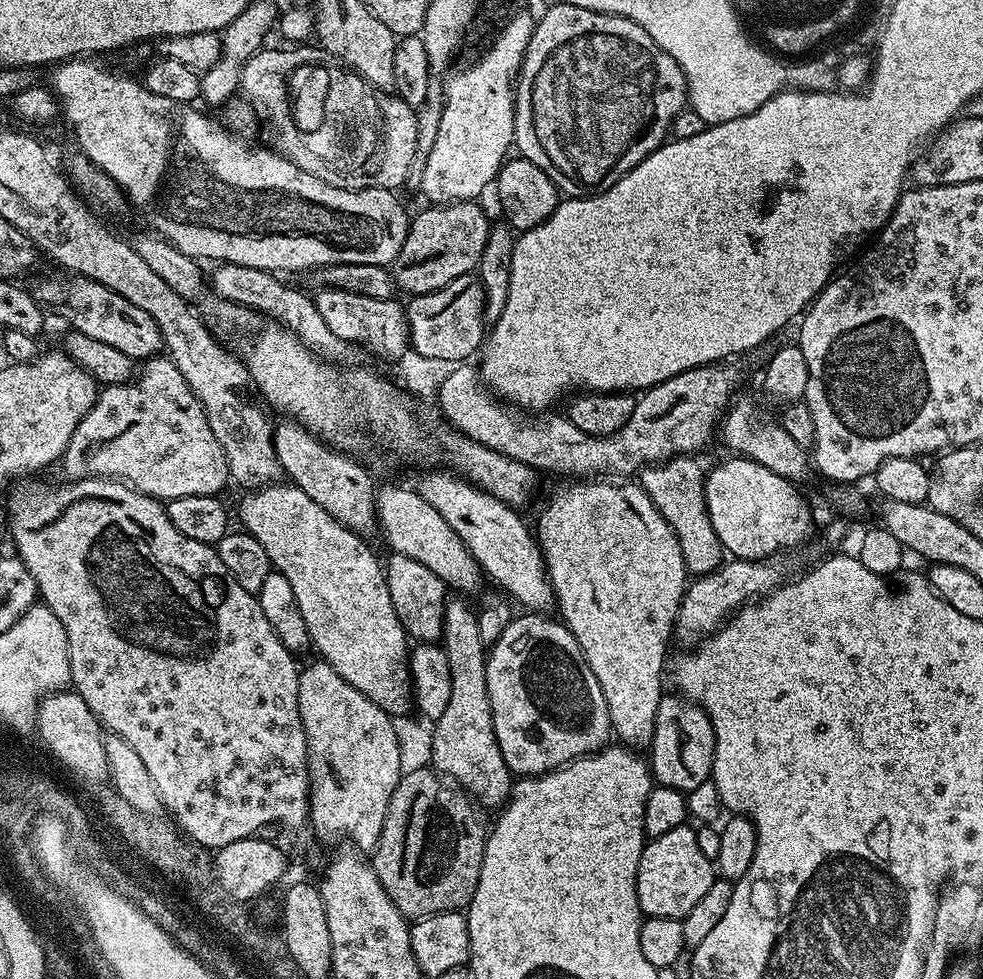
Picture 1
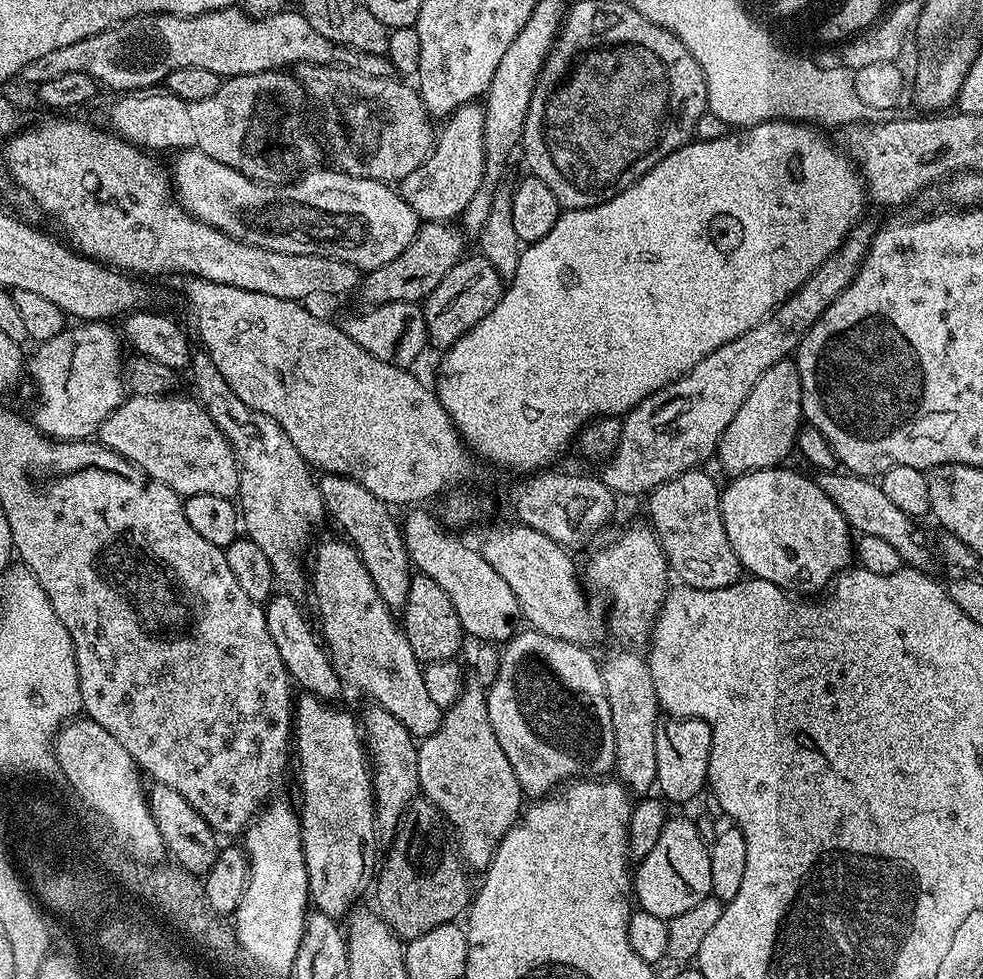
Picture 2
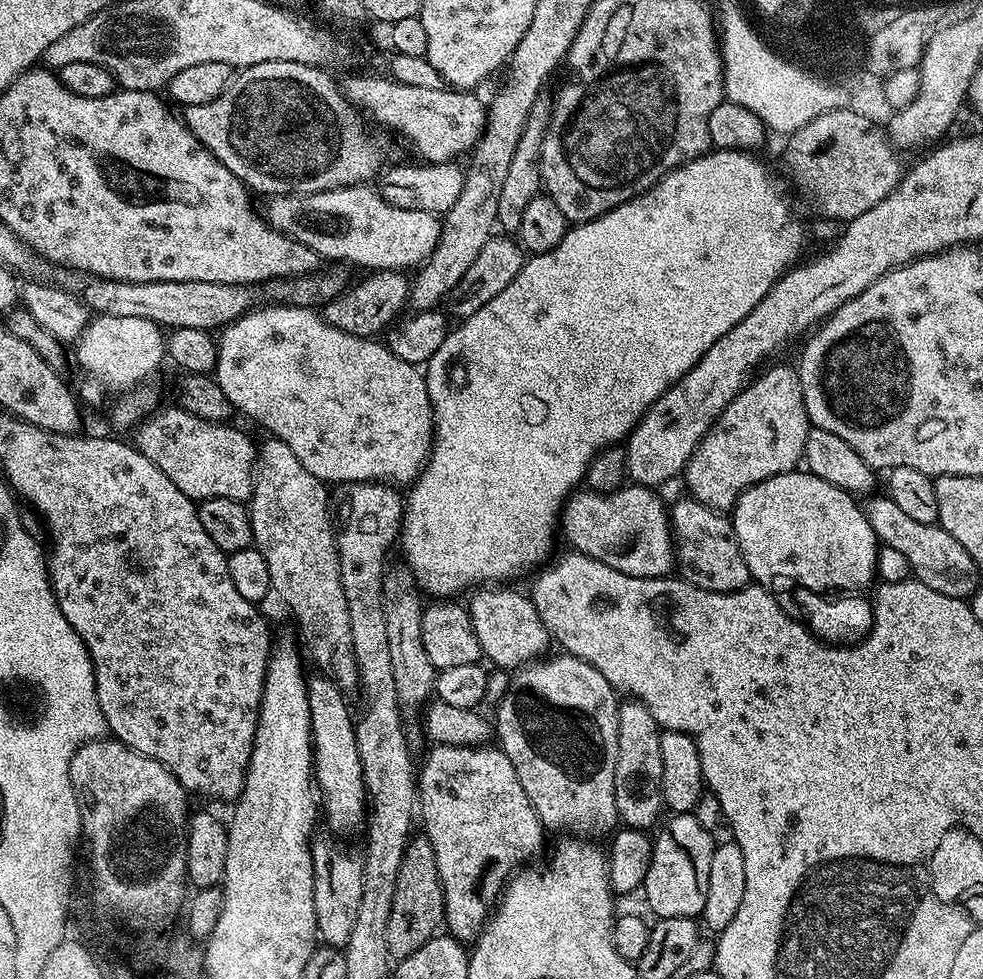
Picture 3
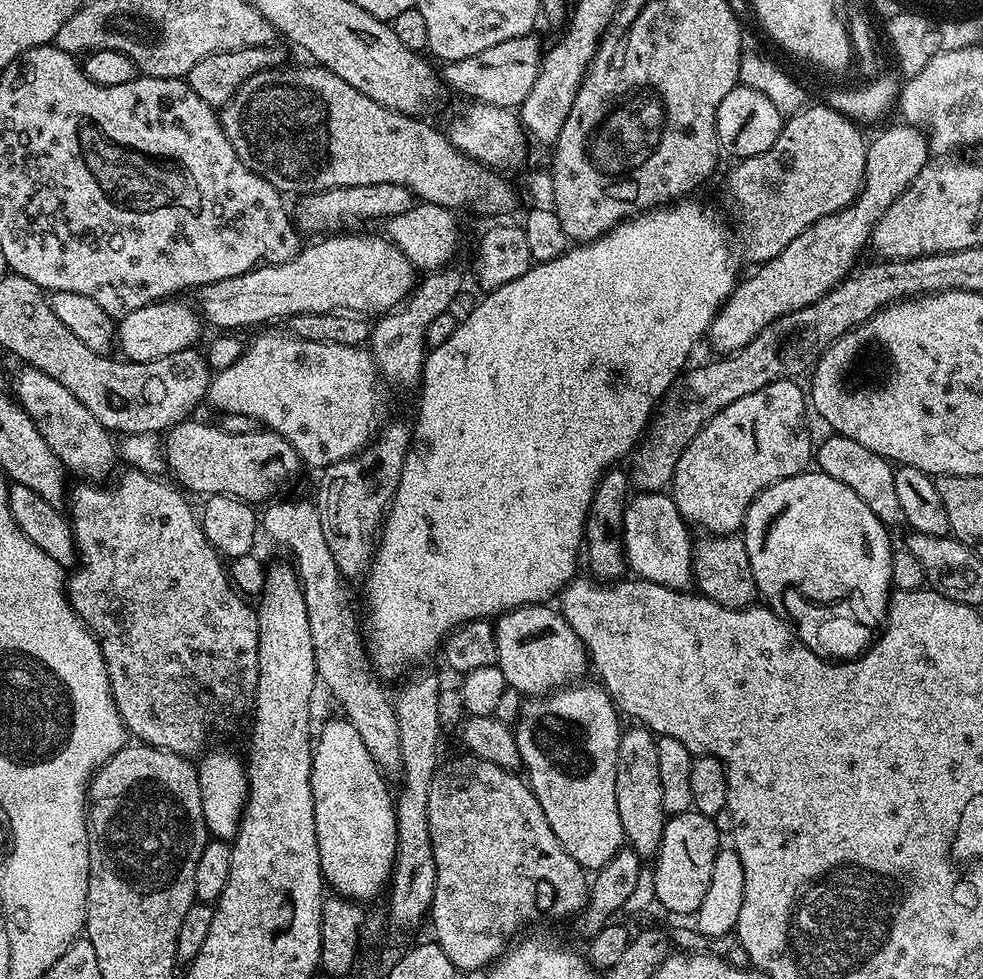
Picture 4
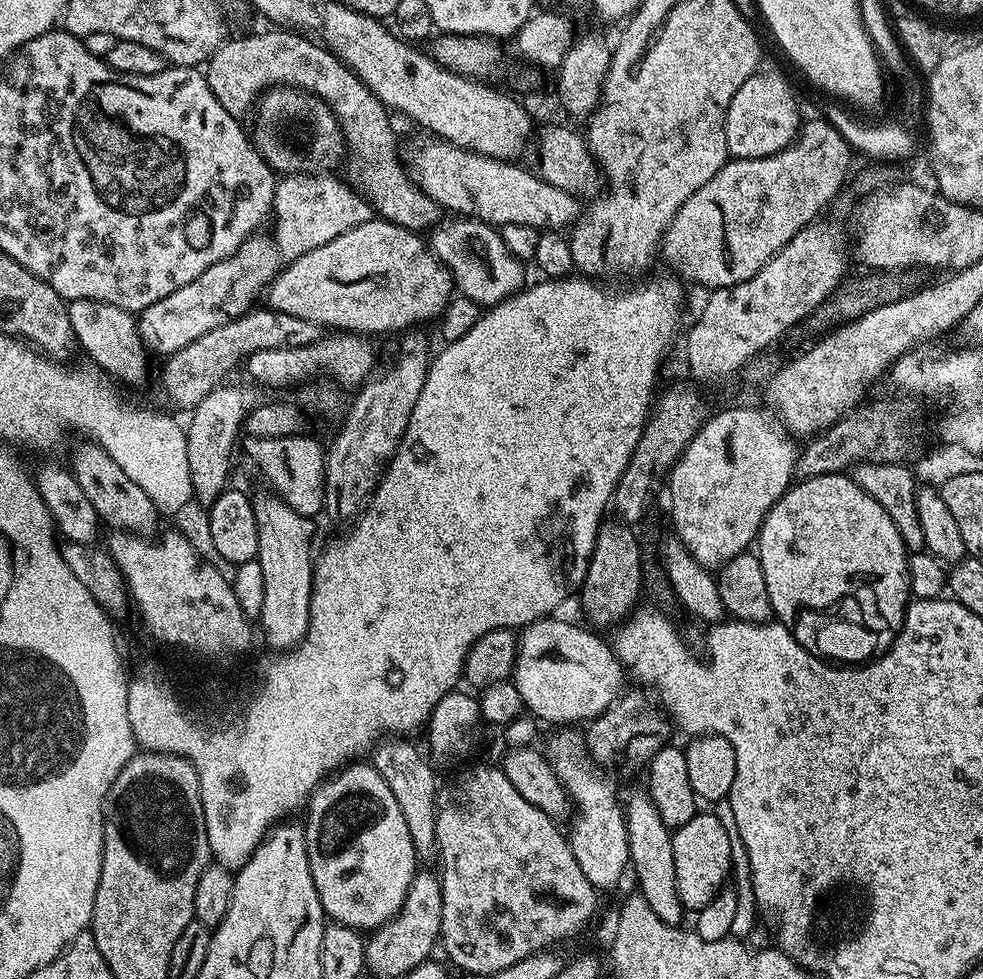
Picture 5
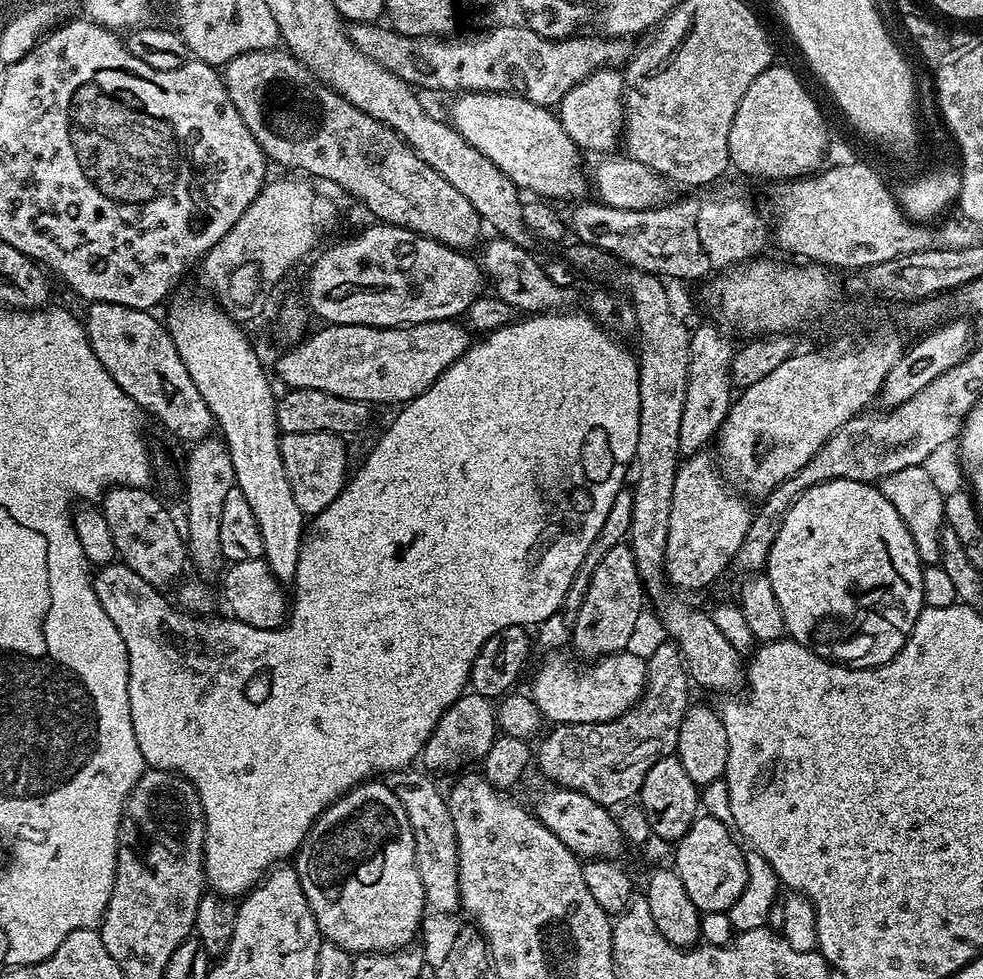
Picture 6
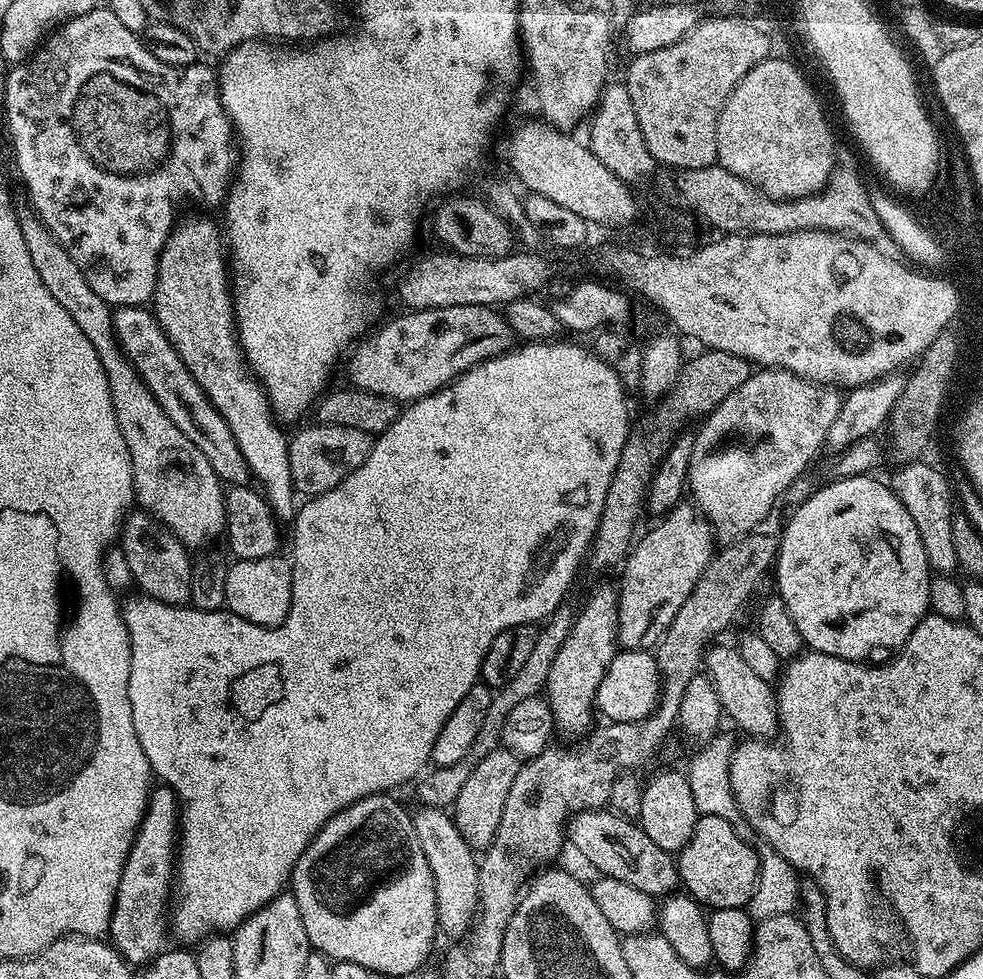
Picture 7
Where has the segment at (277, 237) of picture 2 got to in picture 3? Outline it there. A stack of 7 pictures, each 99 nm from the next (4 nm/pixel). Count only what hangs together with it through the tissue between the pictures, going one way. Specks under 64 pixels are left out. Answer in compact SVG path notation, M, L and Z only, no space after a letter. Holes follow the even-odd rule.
M372 186L335 188L309 196L273 196L267 203L268 223L284 236L310 246L325 261L345 260L361 264L364 270L415 269L431 256L440 237L437 213L390 206Z

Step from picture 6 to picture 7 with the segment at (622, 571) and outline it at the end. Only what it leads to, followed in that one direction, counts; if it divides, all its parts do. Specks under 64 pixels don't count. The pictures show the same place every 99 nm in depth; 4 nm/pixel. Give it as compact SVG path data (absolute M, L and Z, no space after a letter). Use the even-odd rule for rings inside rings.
M600 584L596 589L593 590L592 594L589 596L588 601L584 604L584 609L577 611L575 613L575 620L572 624L572 629L569 634L566 636L566 640L562 642L561 649L558 650L558 654L554 657L554 662L550 665L549 678L546 687L546 699L550 710L552 711L552 723L554 725L555 731L560 732L564 736L576 736L575 738L583 738L588 735L590 729L593 727L594 721L592 721L592 712L594 716L594 709L596 708L596 695L598 694L598 686L602 682L602 678L606 674L606 670L610 666L610 662L618 651L618 641L616 638L616 631L618 630L618 602L620 601L620 593L618 591L617 585L612 584Z

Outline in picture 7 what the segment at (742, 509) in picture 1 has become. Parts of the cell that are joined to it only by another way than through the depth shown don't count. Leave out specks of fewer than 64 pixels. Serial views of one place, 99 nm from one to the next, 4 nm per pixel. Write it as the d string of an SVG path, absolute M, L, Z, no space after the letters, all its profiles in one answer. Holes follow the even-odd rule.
M872 474L845 476L833 479L831 481L833 484L824 484L821 488L819 485L813 491L812 496L806 498L806 502L802 502L787 517L784 534L780 537L780 551L776 554L774 565L774 576L776 572L775 591L782 598L782 602L786 602L786 610L790 614L794 626L798 626L801 641L813 652L821 652L834 658L857 662L867 661L875 651L899 650L906 642L906 638L910 638L914 626L918 626L920 619L929 615L930 612L928 599L930 598L930 582L933 573L928 566L922 538L918 538L918 526L914 526L914 518L910 518L906 506L902 506L902 502L892 493L891 487L885 481L883 484L882 481L875 480L874 477L875 475Z

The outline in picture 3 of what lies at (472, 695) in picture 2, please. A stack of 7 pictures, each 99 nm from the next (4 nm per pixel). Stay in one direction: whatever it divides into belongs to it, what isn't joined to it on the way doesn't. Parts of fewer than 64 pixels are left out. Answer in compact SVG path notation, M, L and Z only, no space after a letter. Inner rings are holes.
M437 744L429 749L424 765L421 763L418 768L418 816L424 819L423 835L434 846L444 894L443 923L448 923L447 931L457 940L472 942L495 909L514 869L521 862L531 861L528 859L543 846L546 829L534 806L530 806L530 798L526 798L526 790L522 790L522 782L514 774L514 765L501 748Z

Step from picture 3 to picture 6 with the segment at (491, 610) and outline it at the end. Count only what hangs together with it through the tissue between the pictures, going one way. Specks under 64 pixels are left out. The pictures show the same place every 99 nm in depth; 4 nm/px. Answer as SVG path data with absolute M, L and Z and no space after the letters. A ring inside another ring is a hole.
M559 650L559 651L549 651L547 655L544 656L545 660L541 662L540 665L536 668L536 673L532 676L532 689L530 689L530 695L532 701L536 703L538 706L538 710L540 711L541 717L545 721L552 720L551 723L553 725L557 724L601 724L602 722L606 722L607 720L613 720L614 718L618 718L622 714L626 714L626 710L630 710L636 703L640 700L640 695L644 693L644 679L646 678L646 670L648 669L645 657L635 656L632 653L632 650L625 650L623 652L615 652L614 654L610 654L609 656L601 656L599 658L593 659L591 661L592 664L589 668L583 668L581 661L577 659L575 655L569 654L567 651Z

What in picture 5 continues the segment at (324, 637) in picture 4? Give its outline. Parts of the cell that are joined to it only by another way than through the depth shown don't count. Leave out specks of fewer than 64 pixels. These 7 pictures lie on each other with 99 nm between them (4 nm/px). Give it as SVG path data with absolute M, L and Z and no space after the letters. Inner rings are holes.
M384 738L376 745L370 756L372 767L386 778L386 786L390 786L390 794L398 801L398 806L402 809L402 818L406 818L406 830L410 830L410 838L416 847L416 855L421 861L435 857L438 852L436 843L436 798L438 795L438 783L436 784L437 773L433 765L411 744L408 738Z

